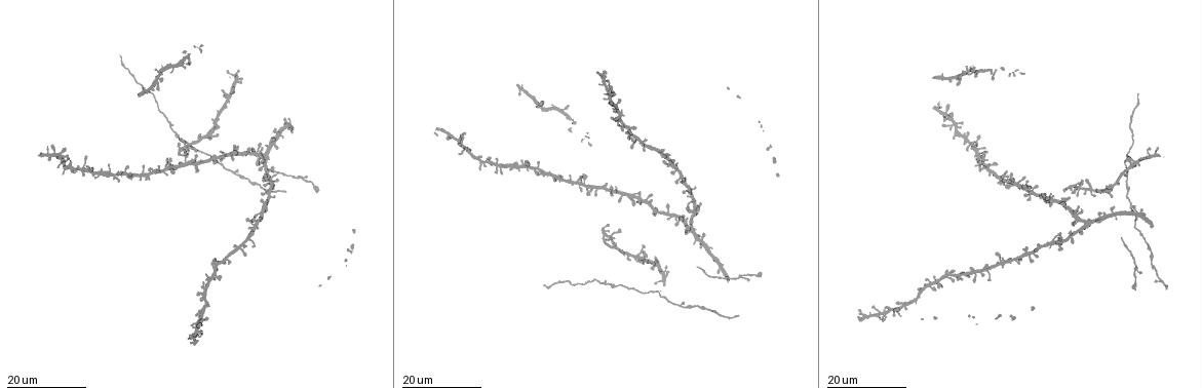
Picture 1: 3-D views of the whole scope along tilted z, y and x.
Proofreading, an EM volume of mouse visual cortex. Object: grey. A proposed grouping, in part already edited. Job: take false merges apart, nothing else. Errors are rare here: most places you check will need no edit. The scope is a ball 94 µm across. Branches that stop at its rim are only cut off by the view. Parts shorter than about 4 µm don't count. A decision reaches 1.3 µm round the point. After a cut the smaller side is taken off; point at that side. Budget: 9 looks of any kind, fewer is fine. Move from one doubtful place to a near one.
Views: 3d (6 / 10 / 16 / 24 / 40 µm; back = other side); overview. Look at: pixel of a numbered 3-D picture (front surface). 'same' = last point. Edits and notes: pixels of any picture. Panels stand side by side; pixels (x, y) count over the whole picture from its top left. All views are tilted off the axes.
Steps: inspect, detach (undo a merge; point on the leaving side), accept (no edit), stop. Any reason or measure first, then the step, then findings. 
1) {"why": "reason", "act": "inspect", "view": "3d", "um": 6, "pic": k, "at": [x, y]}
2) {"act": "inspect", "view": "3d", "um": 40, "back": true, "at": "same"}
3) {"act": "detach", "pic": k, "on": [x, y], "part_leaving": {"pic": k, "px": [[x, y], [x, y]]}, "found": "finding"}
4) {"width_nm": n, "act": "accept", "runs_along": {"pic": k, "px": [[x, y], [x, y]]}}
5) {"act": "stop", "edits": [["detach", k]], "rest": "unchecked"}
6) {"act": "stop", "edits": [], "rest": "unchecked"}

{"why": "branch point", "act": "inspect", "view": "3d", "um": 16, "pic": 1, "at": [251, 239]}

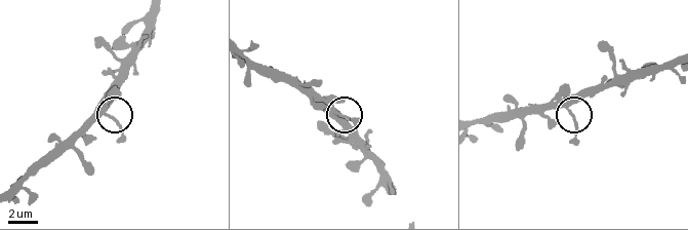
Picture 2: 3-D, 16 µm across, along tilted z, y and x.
{"act": "inspect", "view": "3d", "um": 6, "pic": 2, "at": [570, 109]}

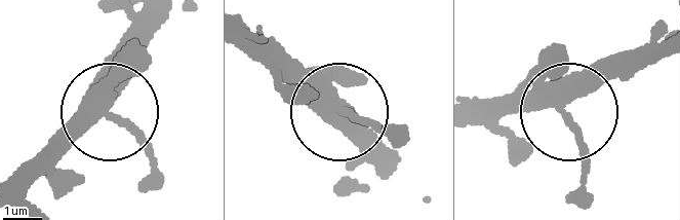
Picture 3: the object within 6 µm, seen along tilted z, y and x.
{"act": "inspect", "view": "3d", "um": 6, "back": true, "pic": 3, "at": [114, 117]}

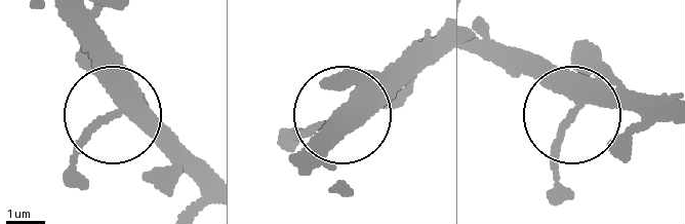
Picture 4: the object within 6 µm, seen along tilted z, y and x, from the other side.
{"side_arm_um": 28, "act": "accept", "runs_along": {"pic": 4, "px": [[476, 44], [573, 112], [557, 198]]}, "found": "all the same neuron"}

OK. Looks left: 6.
{"why": "looks like a crossing", "act": "inspect", "view": "3d", "um": 24, "pic": 1, "at": [582, 183]}

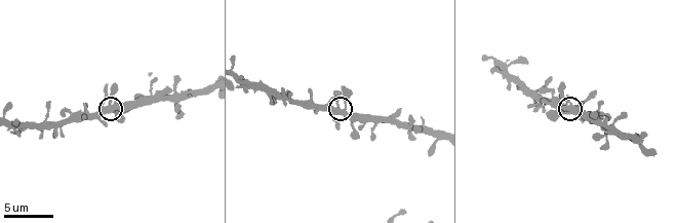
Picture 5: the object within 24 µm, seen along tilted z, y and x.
{"act": "inspect", "view": "3d", "um": 10, "pic": 5, "at": [108, 105]}

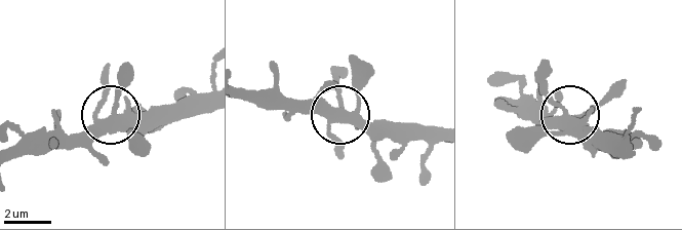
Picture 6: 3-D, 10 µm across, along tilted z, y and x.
{"act": "inspect", "view": "3d", "um": 10, "back": true, "pic": 6, "at": [567, 112]}

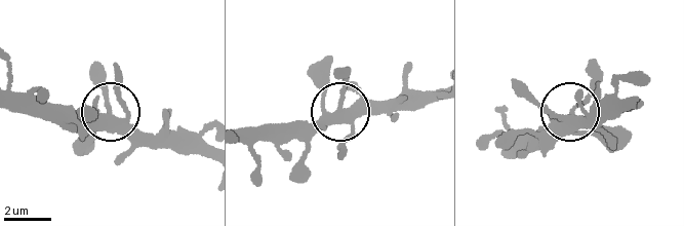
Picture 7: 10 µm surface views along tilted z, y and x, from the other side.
{"width_nm": 360, "act": "accept", "runs_along": {"pic": 7, "px": [[14, 105], [103, 116], [110, 107], [106, 76]]}, "found": "continuous, no second neuron"}

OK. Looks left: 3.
{"why": "arms part here", "act": "inspect", "view": "3d", "um": 16, "pic": 5, "at": [151, 94]}

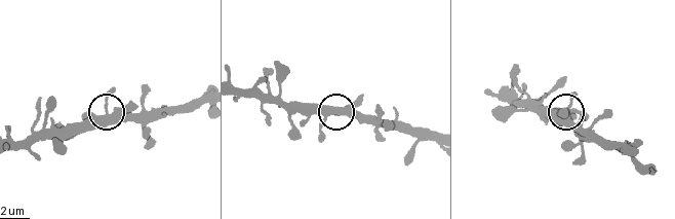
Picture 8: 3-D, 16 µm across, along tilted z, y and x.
{"act": "accept", "found": "all the same neuron"}

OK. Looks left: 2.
{"act": "inspect", "view": "3d", "um": 24, "pic": 1, "at": [658, 149]}

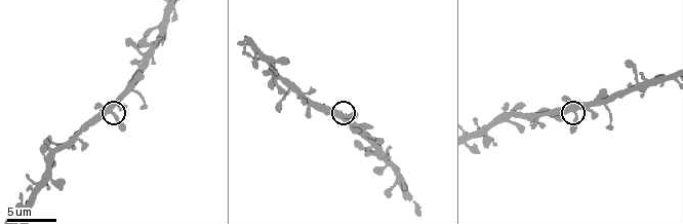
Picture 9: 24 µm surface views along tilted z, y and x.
{"act": "inspect", "view": "3d", "um": 10, "pic": 9, "at": [573, 111]}

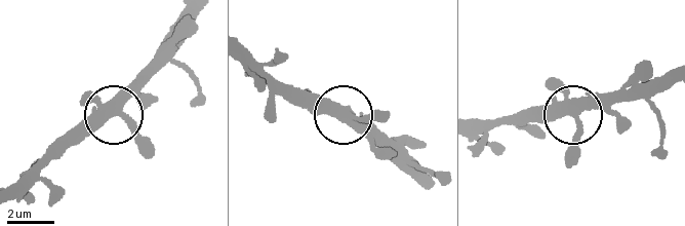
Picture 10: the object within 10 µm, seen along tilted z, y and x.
{"act": "accept", "runs_along": {"pic": 10, "px": [[668, 71], [578, 109], [577, 160]]}, "found": "all the same neuron"}

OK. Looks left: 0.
{"act": "stop", "edits": [], "rest": "unchecked"}

